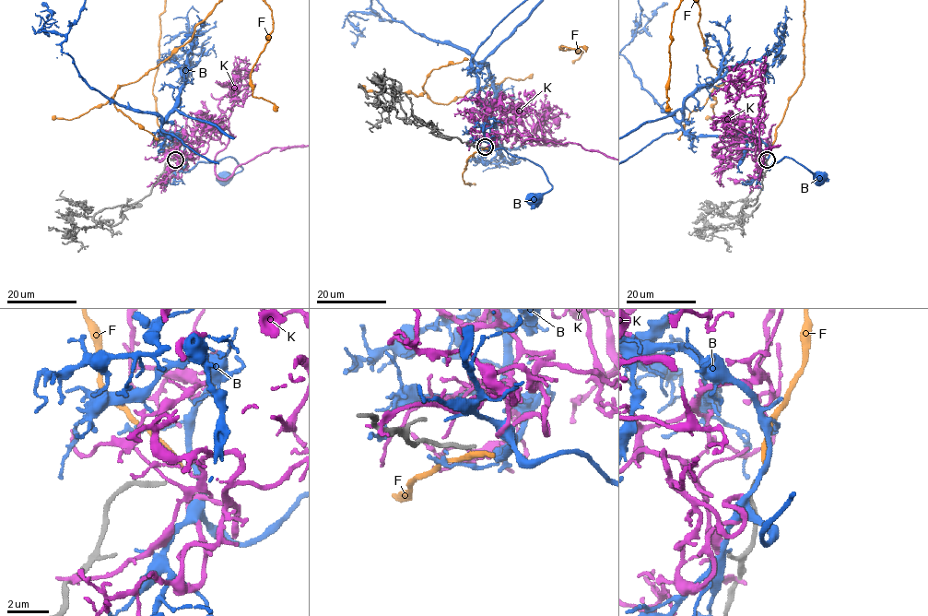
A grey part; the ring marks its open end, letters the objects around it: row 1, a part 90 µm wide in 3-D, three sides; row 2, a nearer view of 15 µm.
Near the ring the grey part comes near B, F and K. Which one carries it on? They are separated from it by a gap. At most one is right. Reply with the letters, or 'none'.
none

